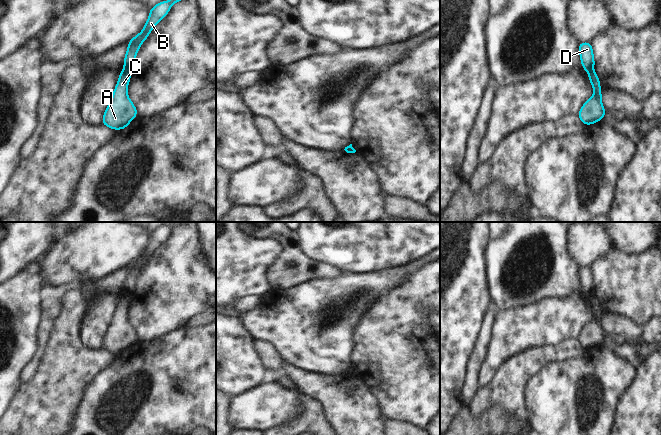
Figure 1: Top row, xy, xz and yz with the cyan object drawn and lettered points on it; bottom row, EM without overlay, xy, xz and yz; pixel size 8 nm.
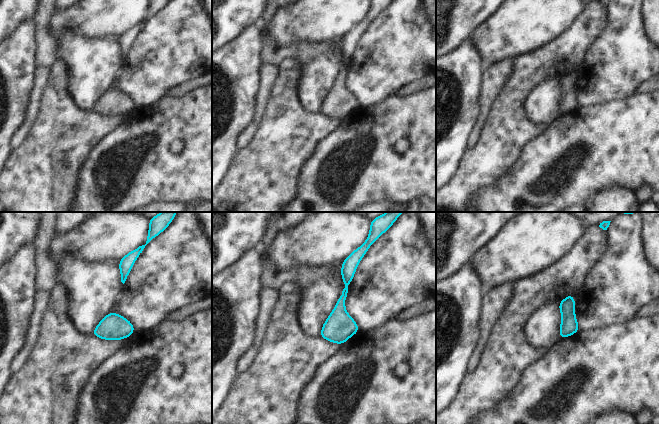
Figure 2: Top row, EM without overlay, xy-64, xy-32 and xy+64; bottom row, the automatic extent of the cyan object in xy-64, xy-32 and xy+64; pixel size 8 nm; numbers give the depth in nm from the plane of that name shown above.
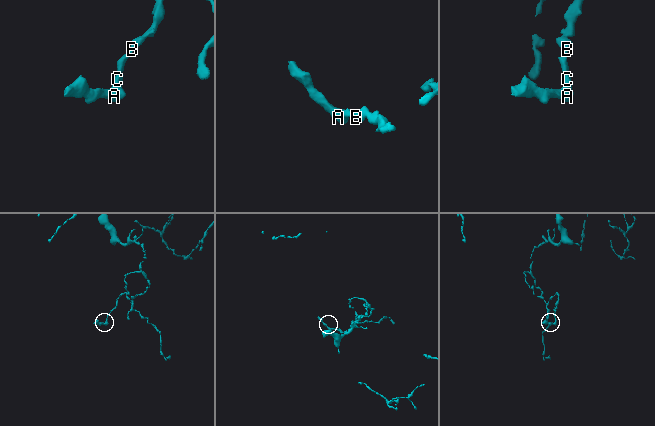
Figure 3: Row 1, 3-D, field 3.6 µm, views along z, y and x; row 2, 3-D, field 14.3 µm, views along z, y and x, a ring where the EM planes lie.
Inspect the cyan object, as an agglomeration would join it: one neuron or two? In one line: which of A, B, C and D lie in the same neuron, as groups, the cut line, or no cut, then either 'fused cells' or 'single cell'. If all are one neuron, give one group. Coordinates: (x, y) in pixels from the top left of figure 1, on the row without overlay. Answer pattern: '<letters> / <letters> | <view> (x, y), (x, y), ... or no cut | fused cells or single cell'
A C / B D | xy (124, 293), (129, 295) | fused cells

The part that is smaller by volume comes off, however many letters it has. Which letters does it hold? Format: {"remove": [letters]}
{"remove": ["A", "C"]}

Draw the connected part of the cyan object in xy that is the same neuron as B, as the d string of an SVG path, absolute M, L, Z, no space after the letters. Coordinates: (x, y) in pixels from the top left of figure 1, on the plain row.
M172 222L169 225L161 225L149 234L149 242L143 254L128 266L128 273L124 281L124 294L130 295L135 289L135 282L141 268L148 262L152 253L170 236L172 229L187 222Z

